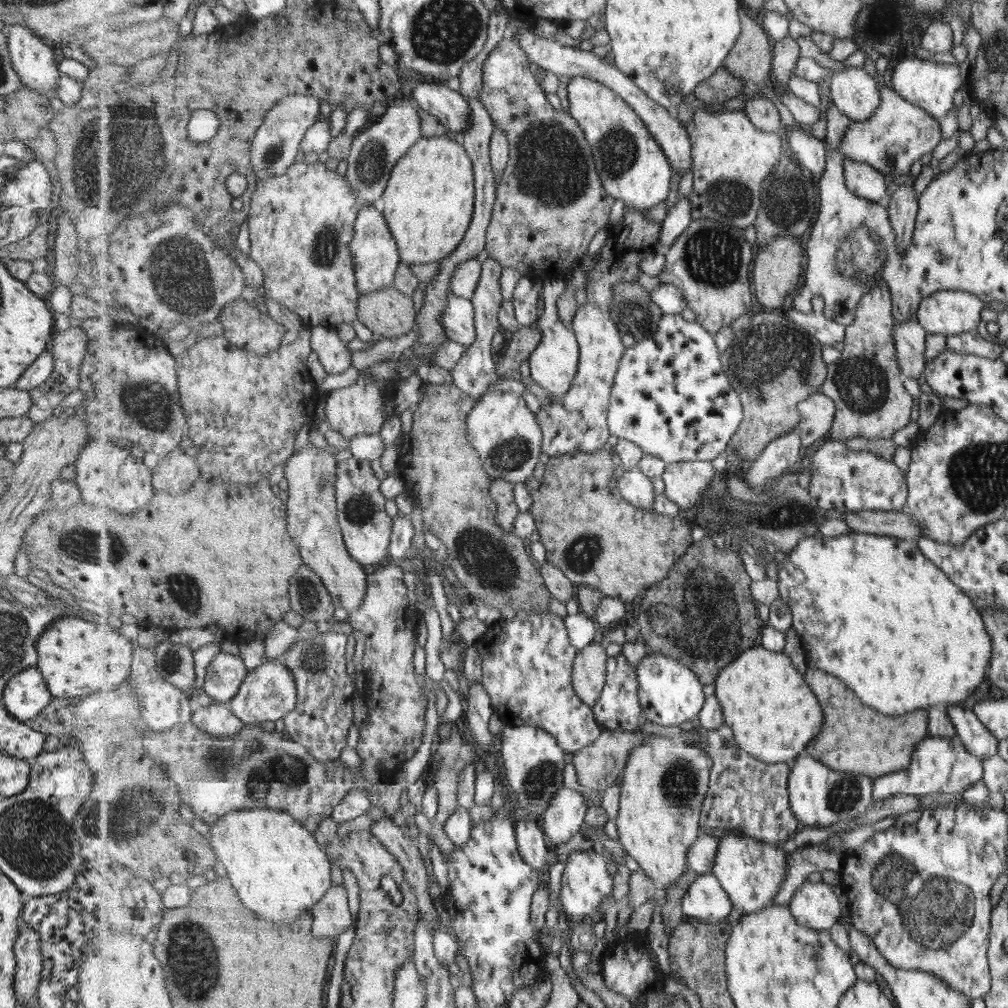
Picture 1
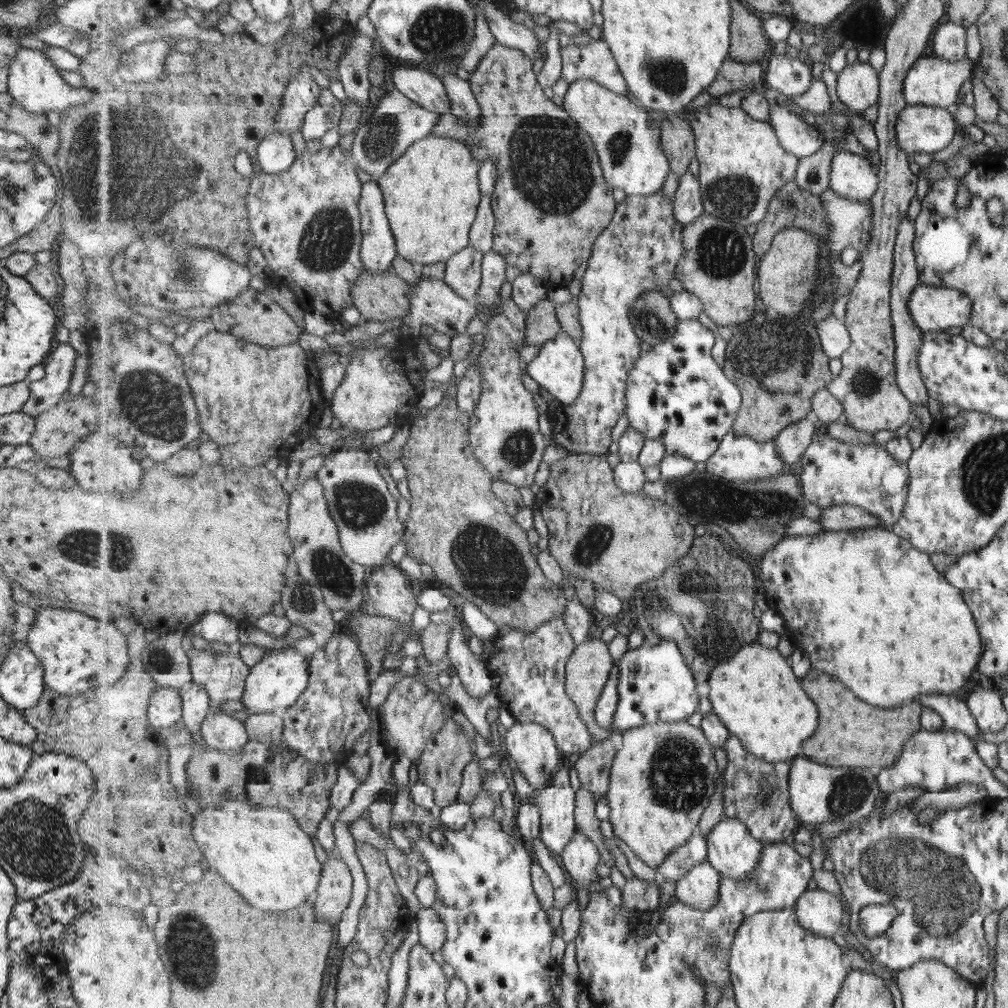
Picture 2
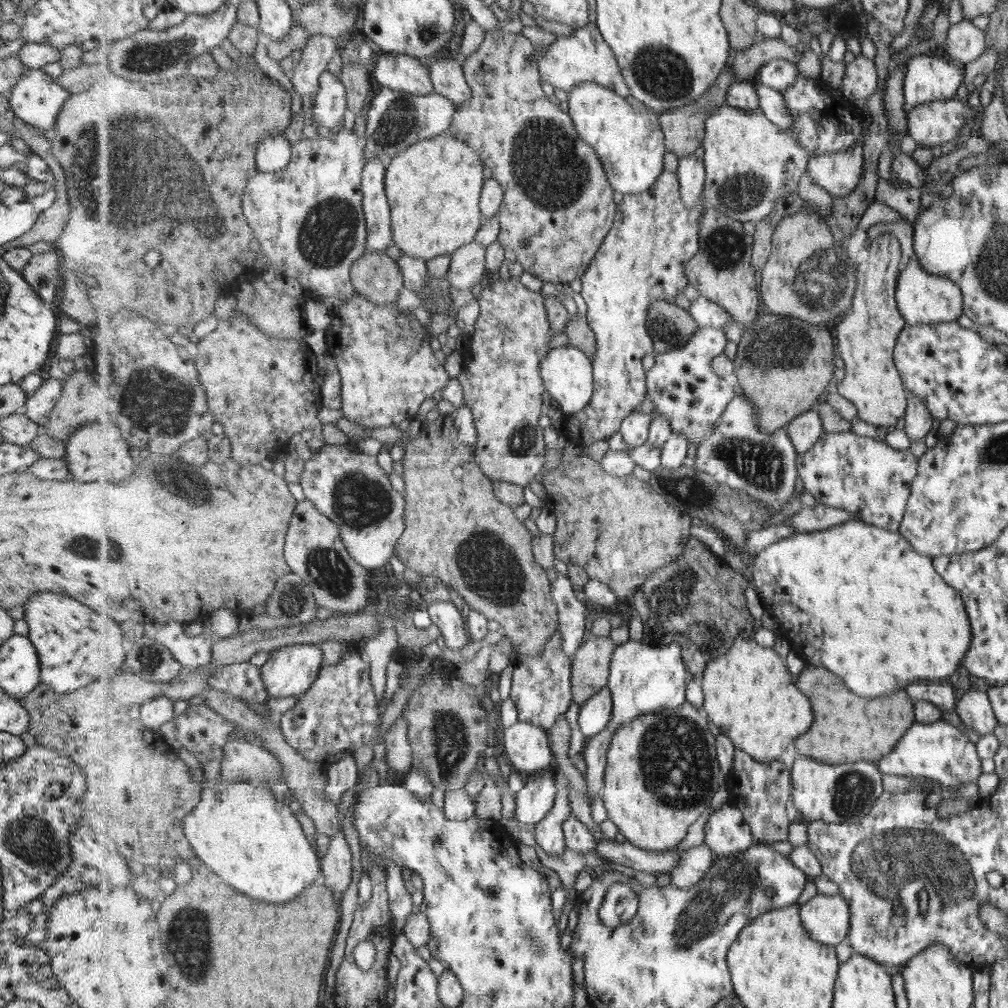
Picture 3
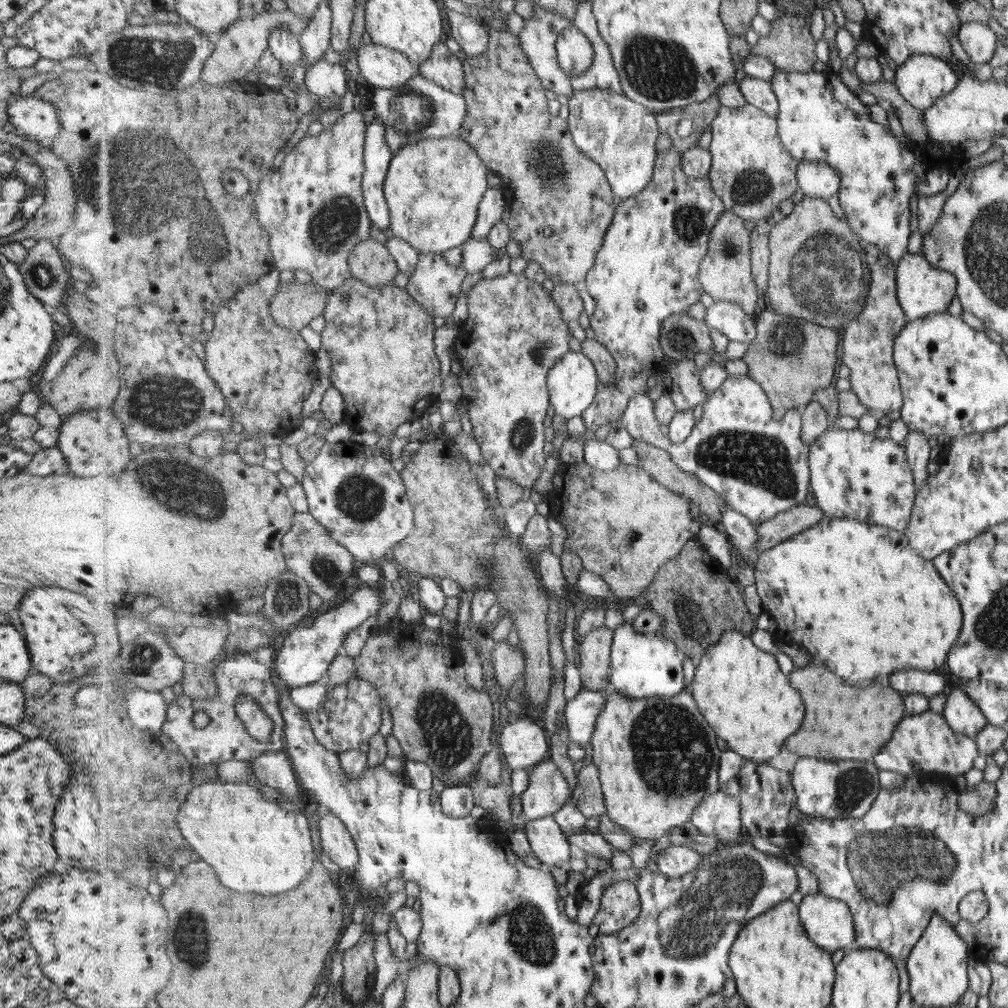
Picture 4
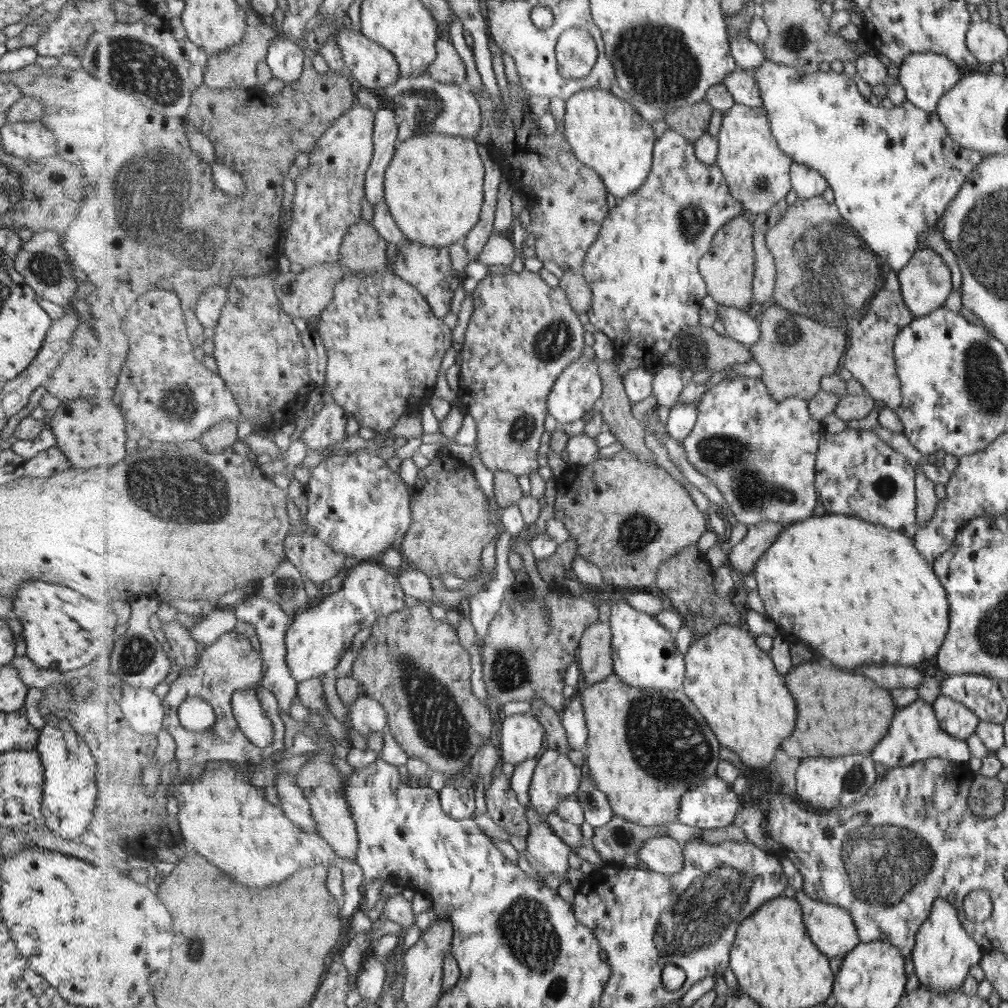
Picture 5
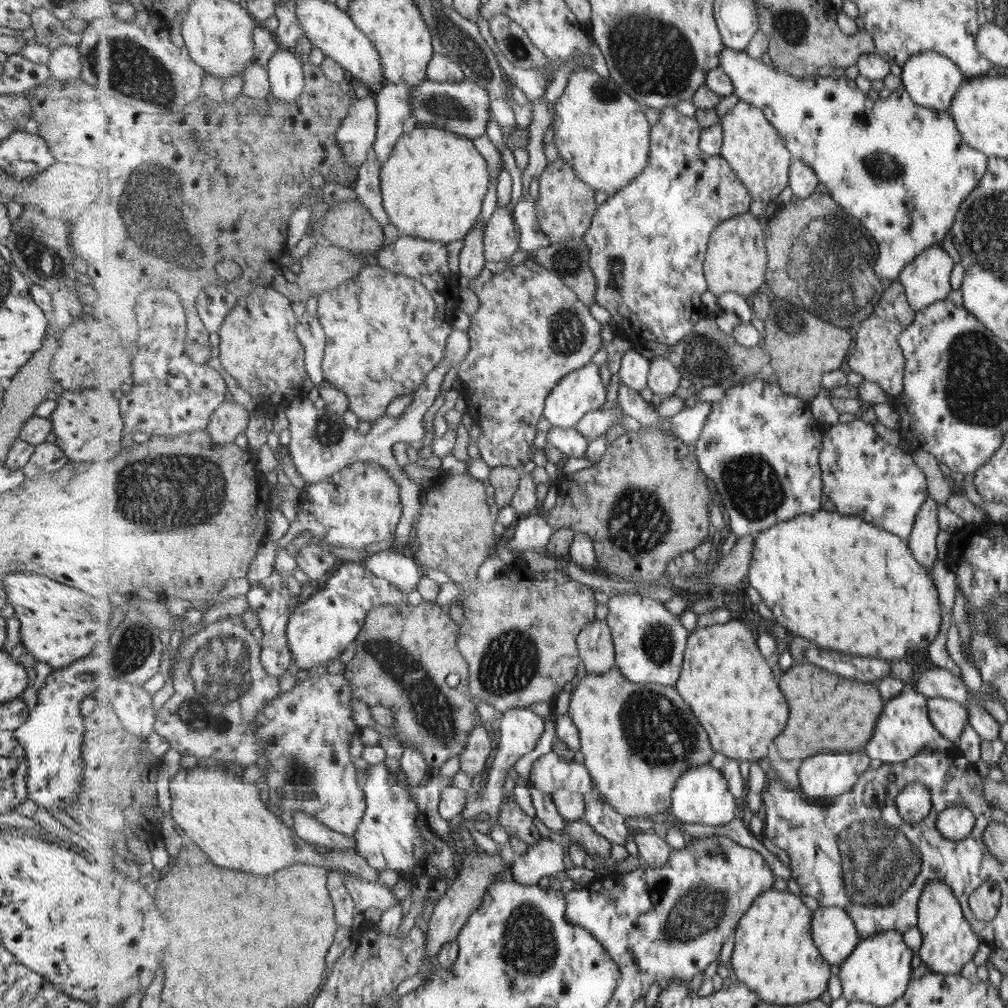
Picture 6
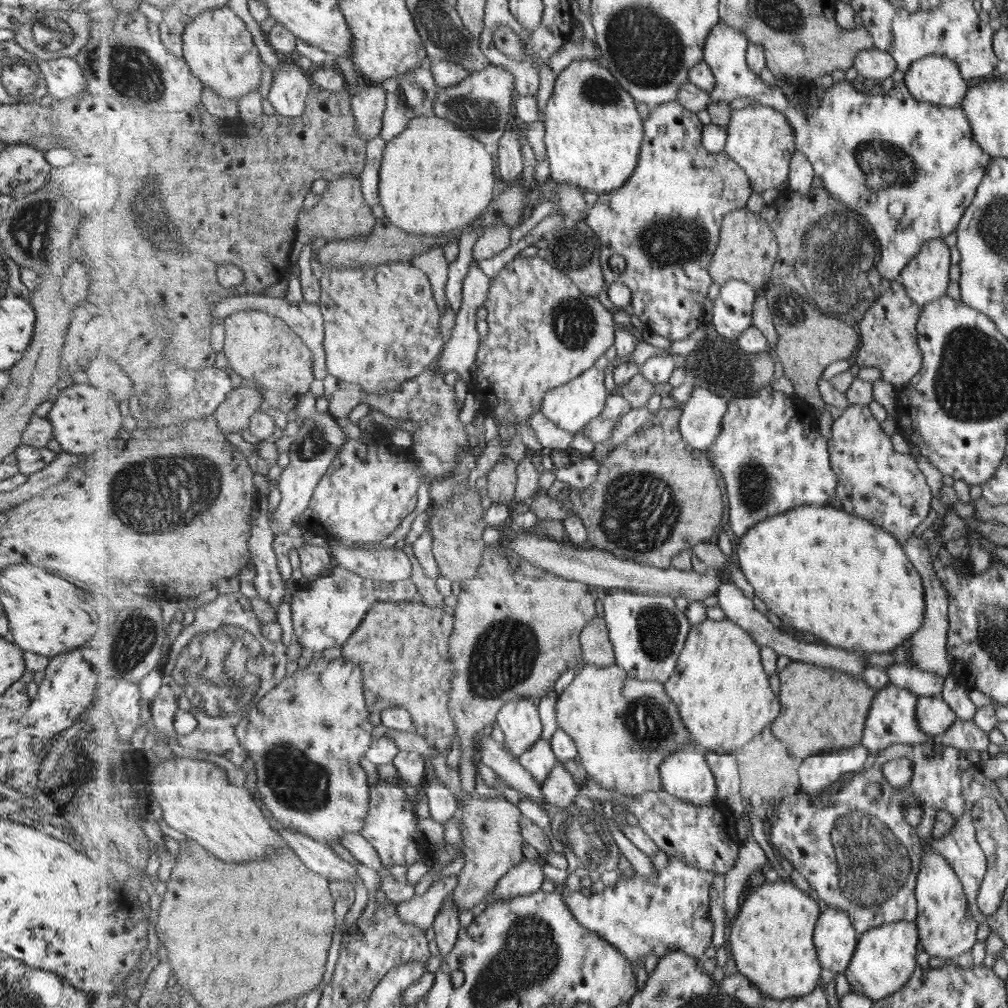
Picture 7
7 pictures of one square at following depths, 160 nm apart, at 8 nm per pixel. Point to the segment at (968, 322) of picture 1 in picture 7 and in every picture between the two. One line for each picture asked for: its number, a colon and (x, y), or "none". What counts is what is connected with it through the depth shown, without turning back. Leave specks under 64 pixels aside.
2: (933, 308)
3: (923, 298)
4: (923, 289)
5: (925, 281)
6: (926, 280)
7: (925, 278)

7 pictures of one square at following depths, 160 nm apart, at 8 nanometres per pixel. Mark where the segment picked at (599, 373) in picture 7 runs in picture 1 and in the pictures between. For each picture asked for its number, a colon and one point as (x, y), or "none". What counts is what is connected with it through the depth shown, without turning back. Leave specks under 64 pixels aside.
1: (553, 365)
2: (559, 367)
3: (568, 374)
4: (574, 383)
5: (576, 391)
6: (583, 391)

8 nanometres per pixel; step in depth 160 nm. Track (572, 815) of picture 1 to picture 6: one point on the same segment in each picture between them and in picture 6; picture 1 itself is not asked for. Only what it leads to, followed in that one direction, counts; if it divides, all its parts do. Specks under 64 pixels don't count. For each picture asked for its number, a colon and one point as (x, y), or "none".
2: (557, 803)
3: (549, 835)
4: (549, 843)
5: (547, 853)
6: (546, 858)

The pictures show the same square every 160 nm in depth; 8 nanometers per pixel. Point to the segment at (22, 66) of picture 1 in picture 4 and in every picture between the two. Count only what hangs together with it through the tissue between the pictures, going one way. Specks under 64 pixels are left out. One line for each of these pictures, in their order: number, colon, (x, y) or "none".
2: (34, 82)
3: (35, 98)
4: (31, 118)

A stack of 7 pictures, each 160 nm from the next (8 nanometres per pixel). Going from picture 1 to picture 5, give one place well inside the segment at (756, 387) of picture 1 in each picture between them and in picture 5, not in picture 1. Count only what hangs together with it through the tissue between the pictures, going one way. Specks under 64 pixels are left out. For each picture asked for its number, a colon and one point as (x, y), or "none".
2: (778, 383)
3: (784, 365)
4: (798, 358)
5: (795, 358)

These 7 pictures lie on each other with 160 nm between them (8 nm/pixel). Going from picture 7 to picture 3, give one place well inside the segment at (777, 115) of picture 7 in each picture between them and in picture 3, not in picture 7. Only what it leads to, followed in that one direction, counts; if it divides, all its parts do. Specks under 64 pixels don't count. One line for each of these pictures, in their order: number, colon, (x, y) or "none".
3: (751, 164)
4: (752, 171)
5: (759, 173)
6: (756, 150)

